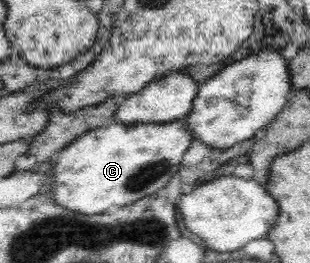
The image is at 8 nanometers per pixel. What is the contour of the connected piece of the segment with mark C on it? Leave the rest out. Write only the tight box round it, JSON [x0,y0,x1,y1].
[51,120,192,215]

